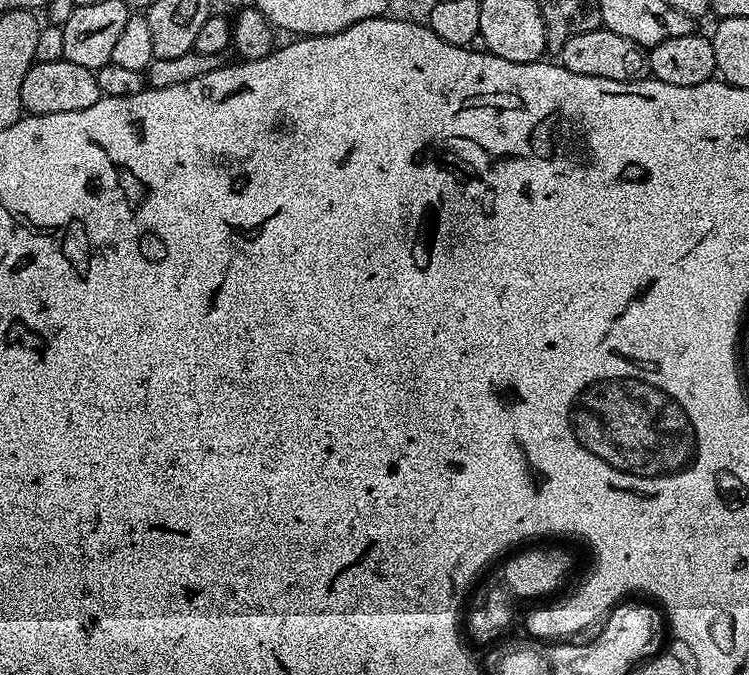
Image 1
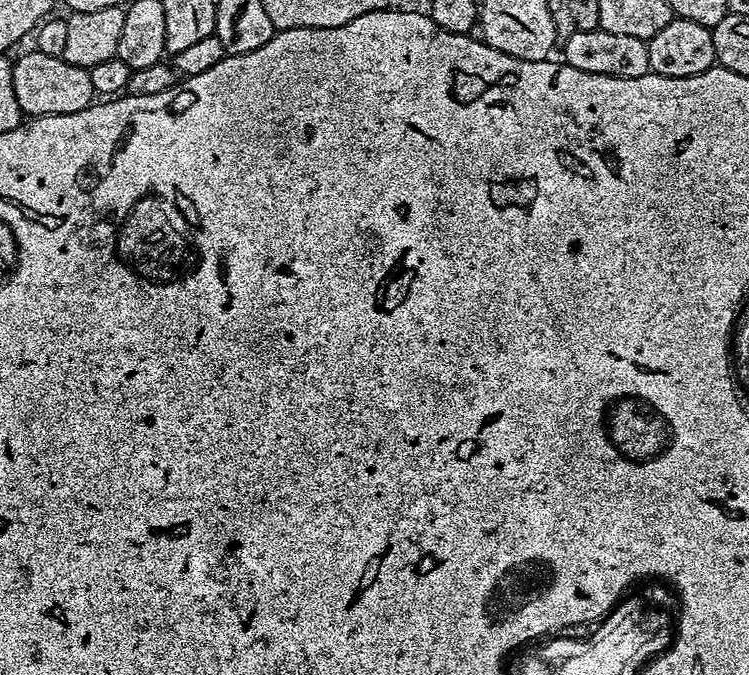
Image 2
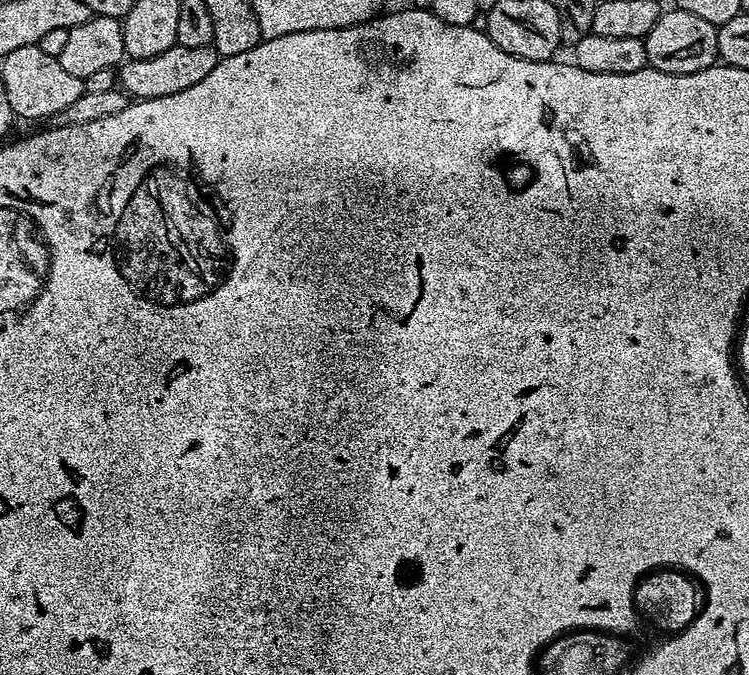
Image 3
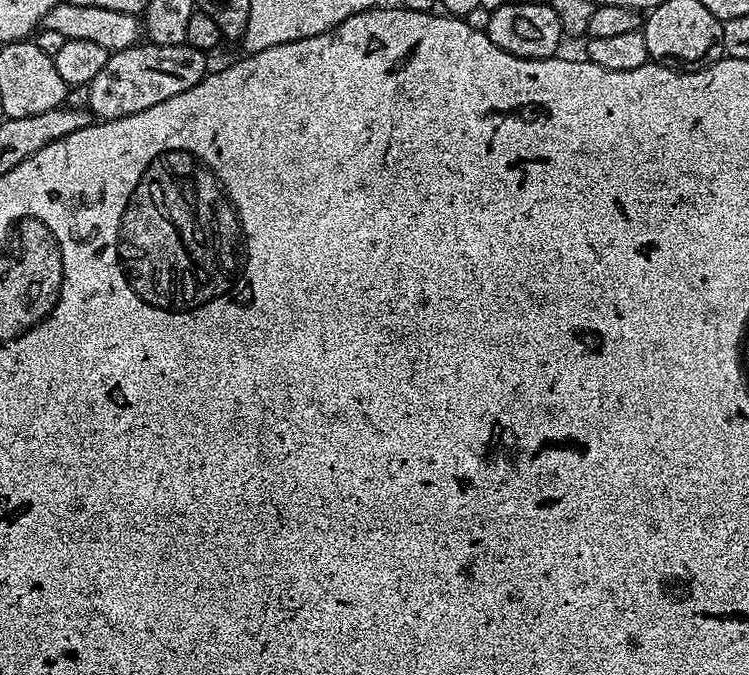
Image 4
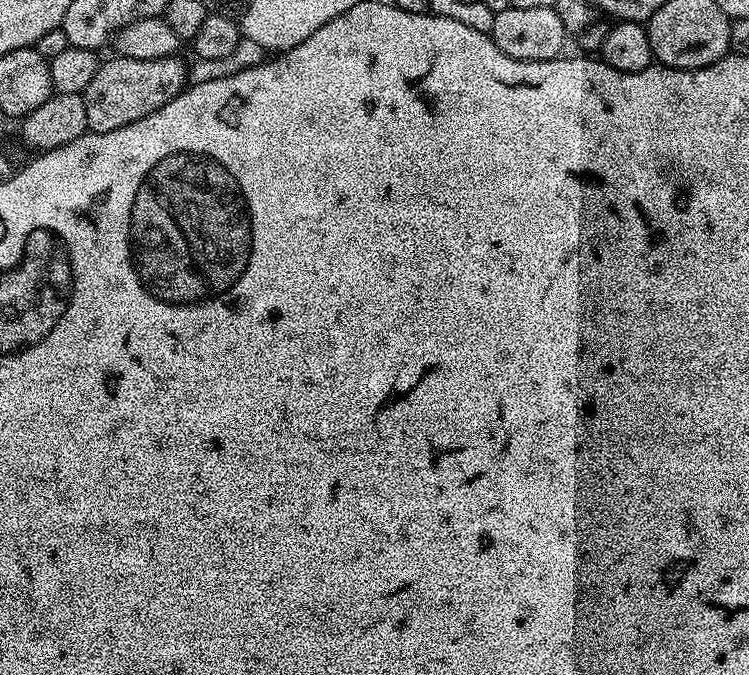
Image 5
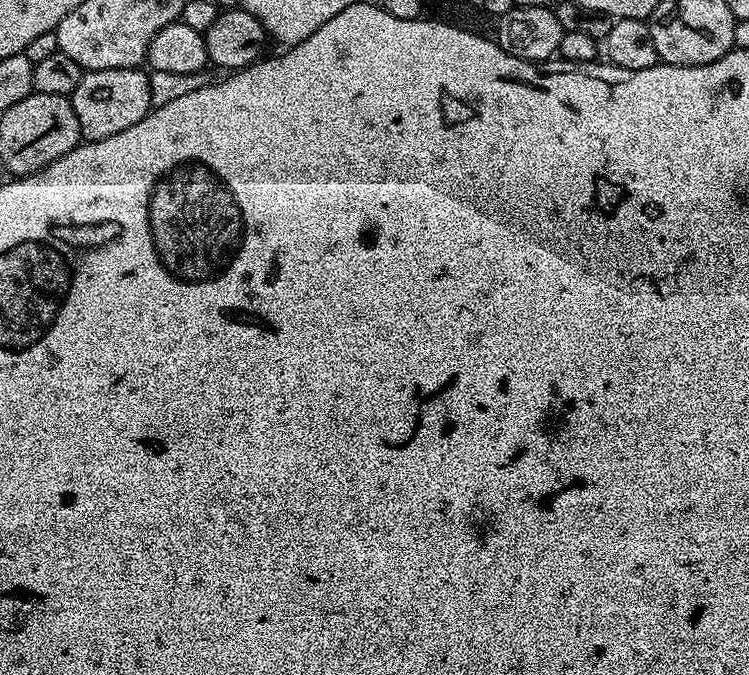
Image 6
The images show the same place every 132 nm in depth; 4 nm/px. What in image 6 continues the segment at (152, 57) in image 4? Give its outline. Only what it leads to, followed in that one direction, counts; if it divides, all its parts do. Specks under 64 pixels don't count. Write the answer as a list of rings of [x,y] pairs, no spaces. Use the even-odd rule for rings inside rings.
[[[143,67],[85,71],[70,97],[74,114],[78,114],[81,137],[85,141],[110,138],[110,134],[122,134],[134,122],[142,122],[153,109],[148,78]]]

